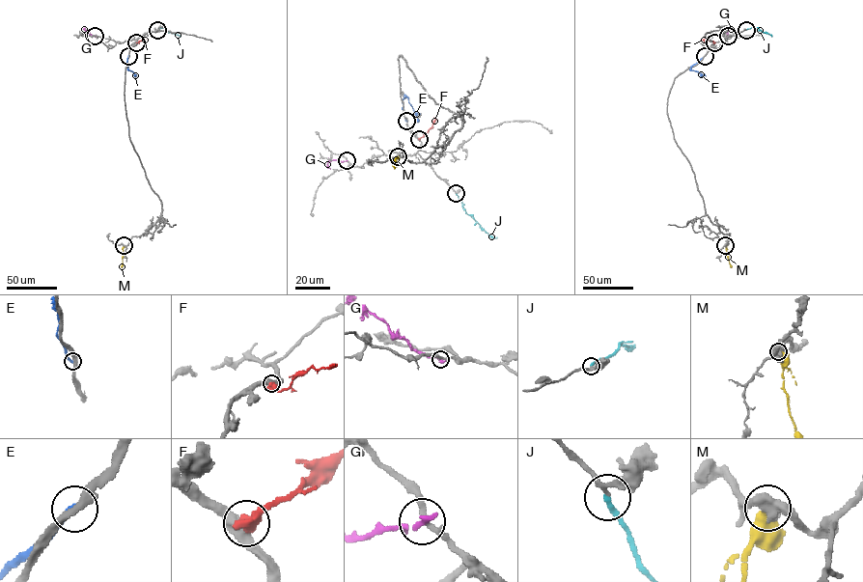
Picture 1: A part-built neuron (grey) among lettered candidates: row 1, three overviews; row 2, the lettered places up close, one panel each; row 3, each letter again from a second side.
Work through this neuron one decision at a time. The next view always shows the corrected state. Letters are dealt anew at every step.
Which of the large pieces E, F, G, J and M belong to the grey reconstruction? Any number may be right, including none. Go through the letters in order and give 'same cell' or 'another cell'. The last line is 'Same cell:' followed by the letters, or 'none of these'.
E: another cell
F: another cell
G: another cell
J: same cell
M: another cell
Same cell: J

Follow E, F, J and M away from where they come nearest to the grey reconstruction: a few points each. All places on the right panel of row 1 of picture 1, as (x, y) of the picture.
E: (705, 56), (691, 70), (705, 76)
F: (715, 42), (704, 41)
J: (746, 30), (758, 27), (771, 37)
M: (725, 245), (732, 267)

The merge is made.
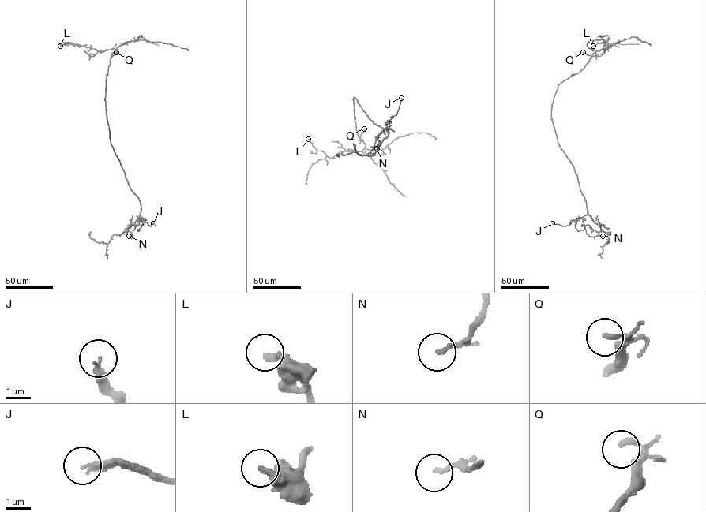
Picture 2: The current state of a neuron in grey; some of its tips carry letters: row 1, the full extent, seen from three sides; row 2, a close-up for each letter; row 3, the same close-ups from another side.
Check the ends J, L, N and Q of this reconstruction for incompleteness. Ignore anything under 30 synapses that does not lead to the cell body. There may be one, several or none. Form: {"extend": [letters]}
{"extend": ["J"]}

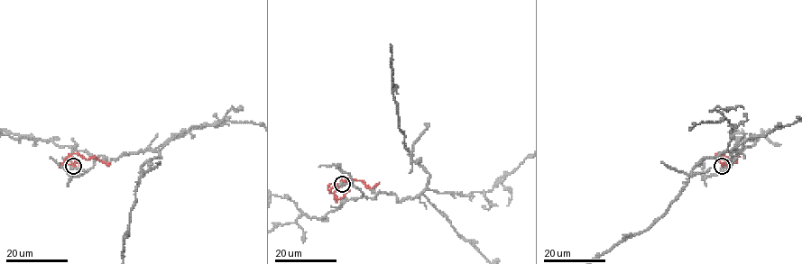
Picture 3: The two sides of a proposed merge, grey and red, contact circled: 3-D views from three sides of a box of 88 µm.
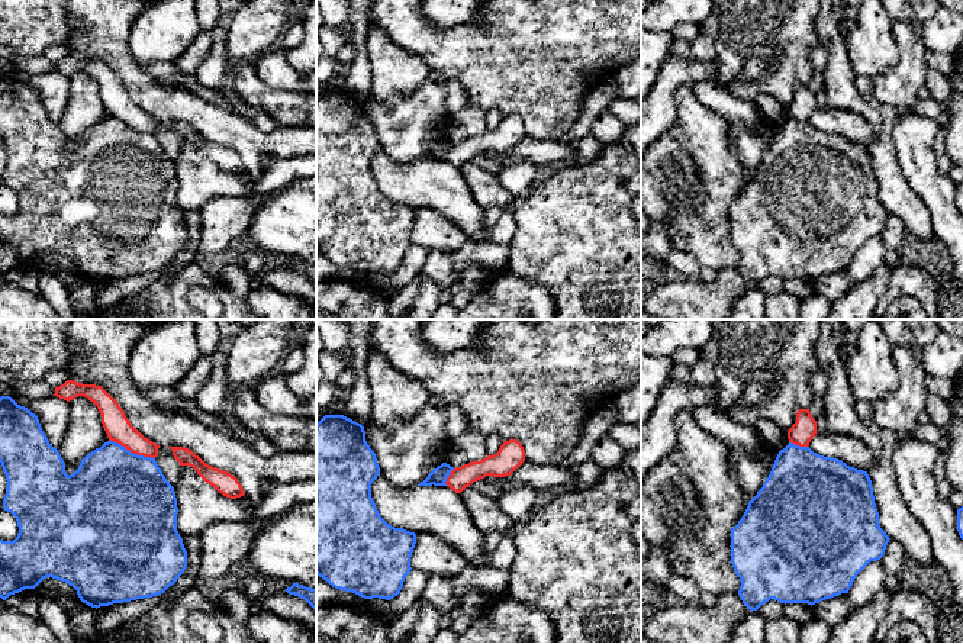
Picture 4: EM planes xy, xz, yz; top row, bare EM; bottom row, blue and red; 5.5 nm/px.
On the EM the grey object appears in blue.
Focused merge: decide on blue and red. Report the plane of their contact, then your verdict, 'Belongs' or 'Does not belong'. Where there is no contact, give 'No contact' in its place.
Touches blue in xy. Does not belong

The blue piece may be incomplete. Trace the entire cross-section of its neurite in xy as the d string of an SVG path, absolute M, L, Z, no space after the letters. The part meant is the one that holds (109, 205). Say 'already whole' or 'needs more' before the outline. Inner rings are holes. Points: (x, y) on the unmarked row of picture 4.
already whole | M10 71L0 73L0 138L6 149L7 162L3 174L3 184L10 187L19 202L19 209L13 216L0 215L0 273L6 276L10 270L25 264L35 264L44 254L52 252L68 258L77 265L80 276L91 283L109 281L164 268L187 242L187 226L183 213L177 206L177 173L174 162L162 149L155 133L131 128L117 117L107 116L86 131L73 149L65 148L65 138L44 109L39 94L28 83L17 80Z

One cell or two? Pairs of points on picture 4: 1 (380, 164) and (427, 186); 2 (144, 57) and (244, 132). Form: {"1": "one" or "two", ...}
{"1": "one", "2": "two"}

